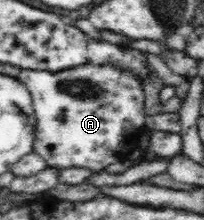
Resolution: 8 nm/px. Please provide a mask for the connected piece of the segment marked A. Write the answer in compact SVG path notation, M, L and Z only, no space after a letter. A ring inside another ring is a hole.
M83 65L69 69L69 72L39 72L23 70L19 76L29 90L35 118L35 141L33 151L39 153L49 167L60 169L81 167L99 173L110 164L125 158L125 142L139 137L145 128L143 82L109 65Z

